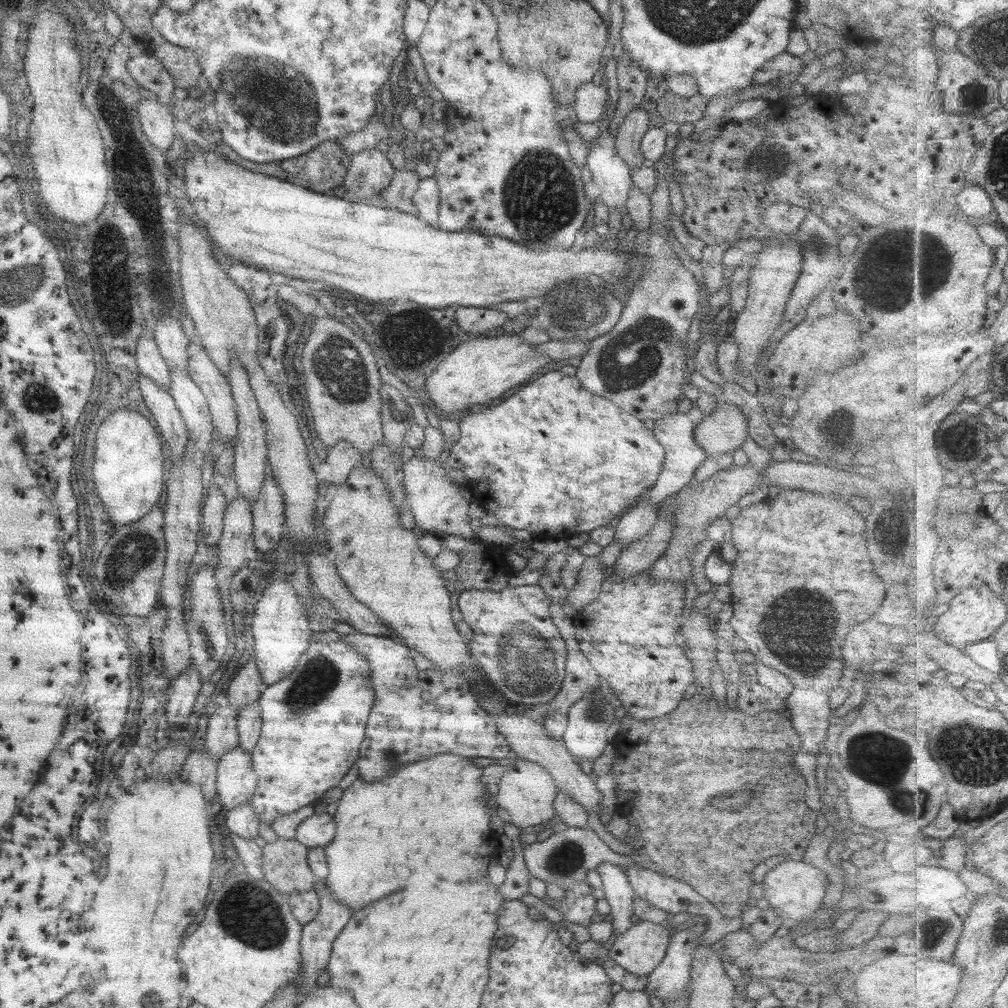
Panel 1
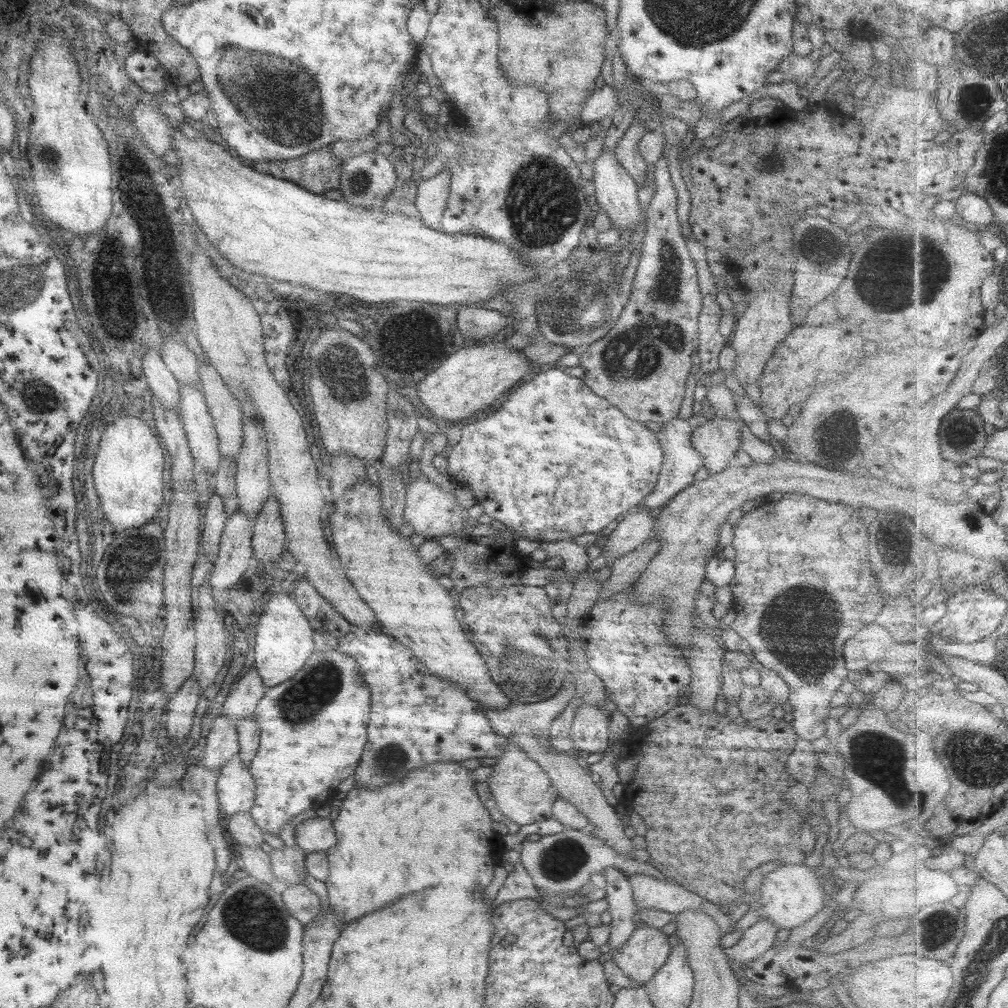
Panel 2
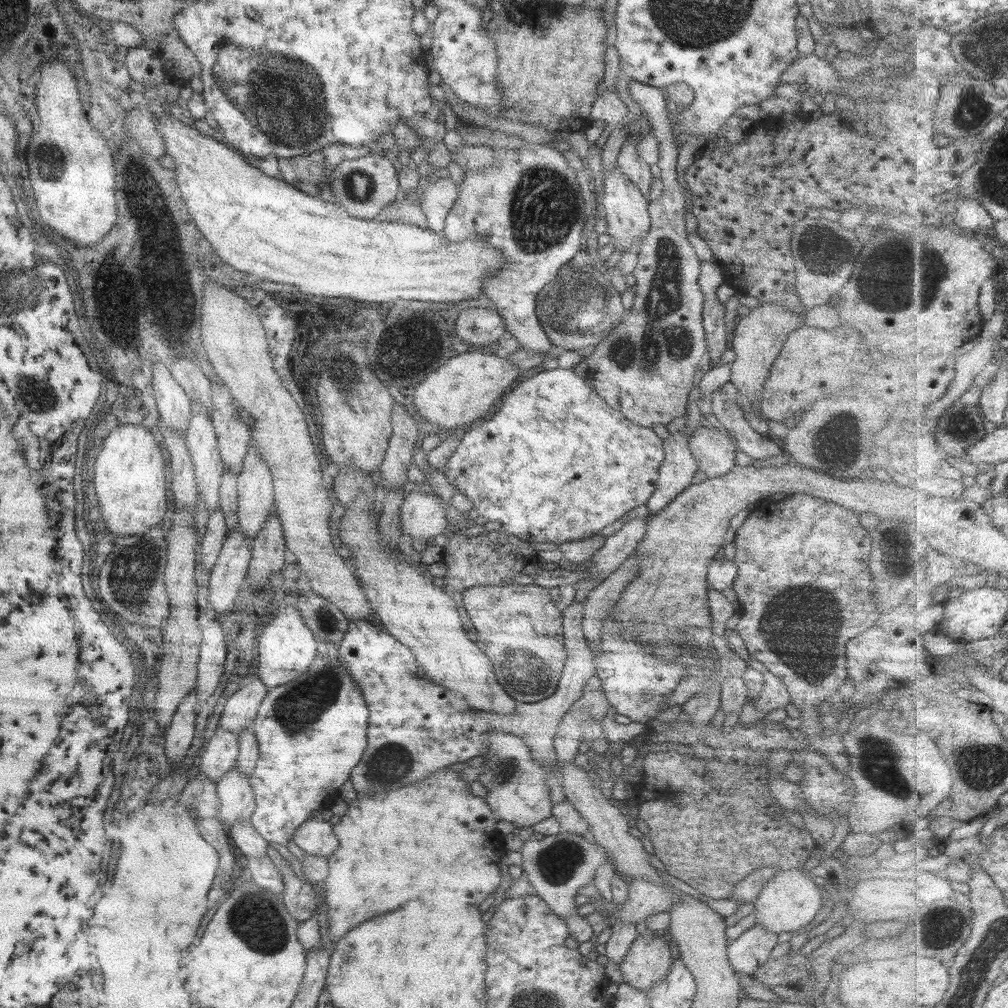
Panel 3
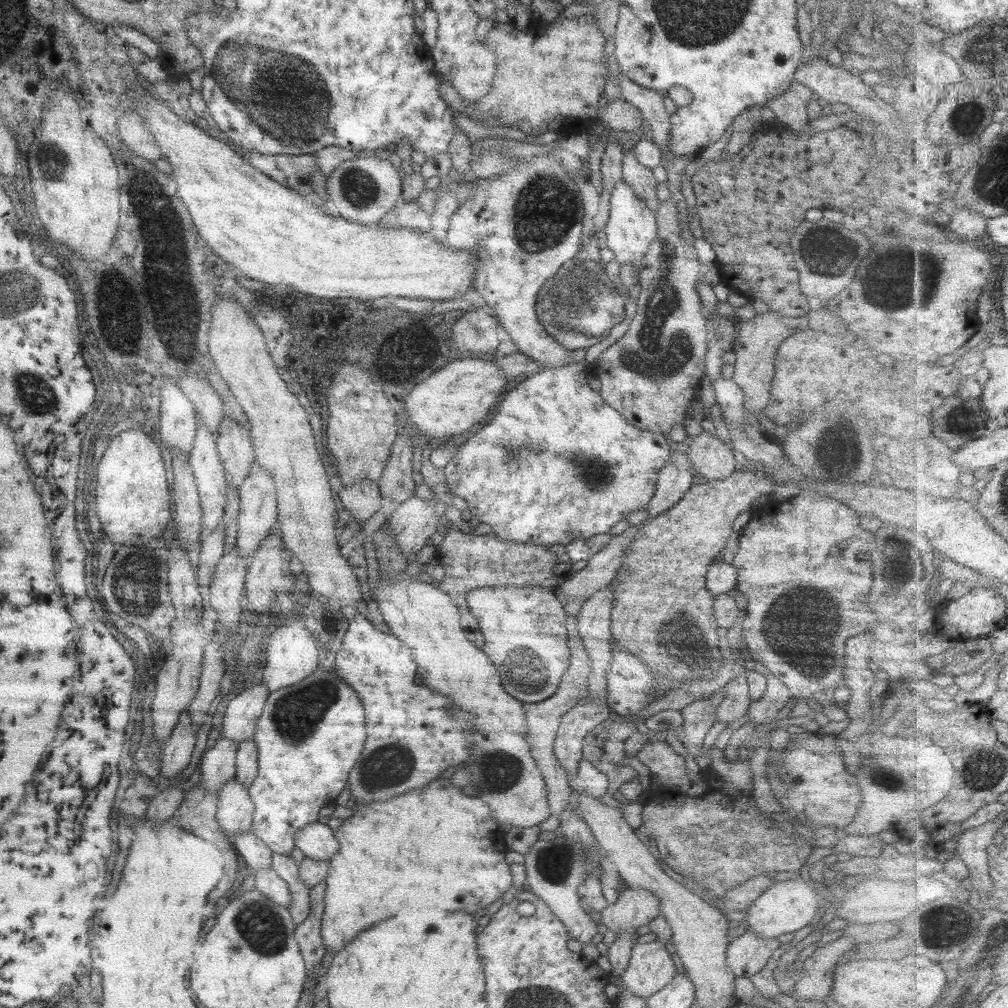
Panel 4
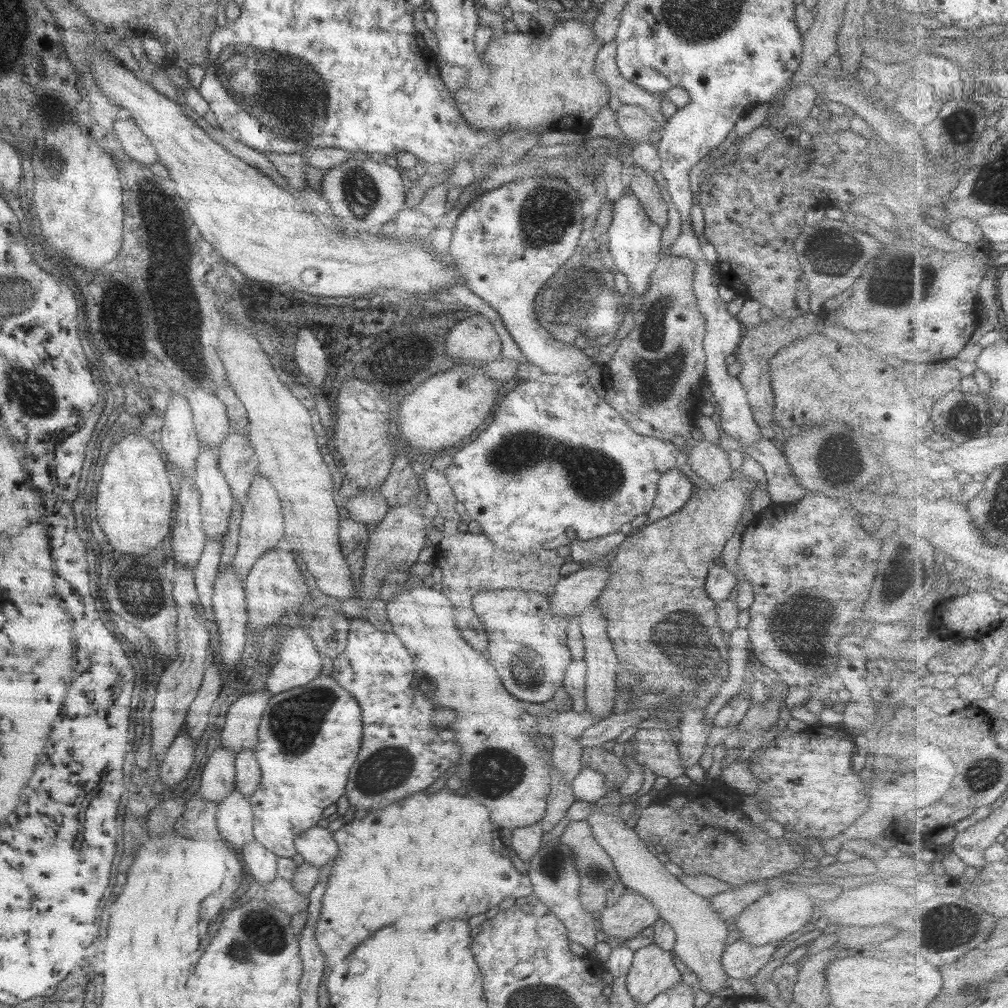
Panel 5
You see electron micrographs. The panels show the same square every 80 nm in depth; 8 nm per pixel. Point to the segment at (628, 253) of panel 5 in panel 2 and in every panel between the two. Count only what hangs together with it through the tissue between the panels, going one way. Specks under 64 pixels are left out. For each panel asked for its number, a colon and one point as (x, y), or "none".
2: (615, 192)
3: (625, 211)
4: (631, 226)

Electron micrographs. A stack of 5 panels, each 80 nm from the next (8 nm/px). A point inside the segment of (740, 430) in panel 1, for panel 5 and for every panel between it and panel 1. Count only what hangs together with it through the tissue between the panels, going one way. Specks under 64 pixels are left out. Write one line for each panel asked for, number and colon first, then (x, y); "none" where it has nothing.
2: (716, 440)
3: (713, 450)
4: (707, 456)
5: (709, 462)

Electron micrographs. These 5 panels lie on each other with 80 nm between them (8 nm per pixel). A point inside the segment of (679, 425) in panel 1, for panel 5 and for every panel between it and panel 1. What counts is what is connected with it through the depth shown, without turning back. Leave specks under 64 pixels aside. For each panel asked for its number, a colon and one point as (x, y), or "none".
2: (679, 463)
3: (676, 469)
4: (674, 479)
5: (673, 489)

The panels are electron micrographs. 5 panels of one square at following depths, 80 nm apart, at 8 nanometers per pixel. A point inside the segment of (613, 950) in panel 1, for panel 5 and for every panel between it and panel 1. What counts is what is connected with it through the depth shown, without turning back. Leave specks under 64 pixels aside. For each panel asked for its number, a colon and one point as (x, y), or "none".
2: (646, 950)
3: (648, 958)
4: (649, 968)
5: (652, 971)

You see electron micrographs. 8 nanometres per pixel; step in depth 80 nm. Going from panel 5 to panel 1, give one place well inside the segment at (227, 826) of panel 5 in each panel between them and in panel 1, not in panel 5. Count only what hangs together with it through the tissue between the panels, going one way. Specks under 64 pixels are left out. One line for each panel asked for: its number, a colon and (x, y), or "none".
1: (235, 782)
2: (234, 787)
3: (236, 802)
4: (233, 814)

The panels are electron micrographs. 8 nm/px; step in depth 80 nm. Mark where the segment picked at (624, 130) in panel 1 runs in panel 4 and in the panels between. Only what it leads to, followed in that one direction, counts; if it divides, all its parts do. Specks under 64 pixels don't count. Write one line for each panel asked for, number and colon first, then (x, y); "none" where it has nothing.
2: (626, 152)
3: (636, 170)
4: (638, 178)

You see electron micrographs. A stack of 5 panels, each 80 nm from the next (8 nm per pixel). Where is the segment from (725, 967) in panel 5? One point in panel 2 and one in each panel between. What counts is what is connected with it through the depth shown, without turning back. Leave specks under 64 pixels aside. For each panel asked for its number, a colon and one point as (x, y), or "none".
2: (756, 939)
3: (747, 952)
4: (747, 954)

